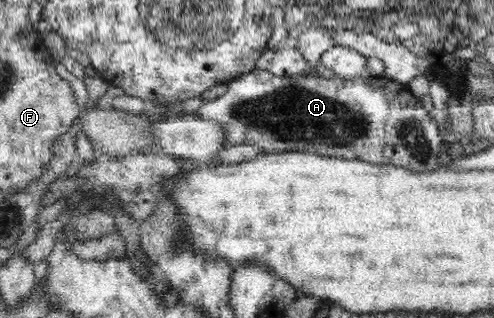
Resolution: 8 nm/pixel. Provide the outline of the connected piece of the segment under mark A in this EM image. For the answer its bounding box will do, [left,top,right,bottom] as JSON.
[191,69,444,171]

